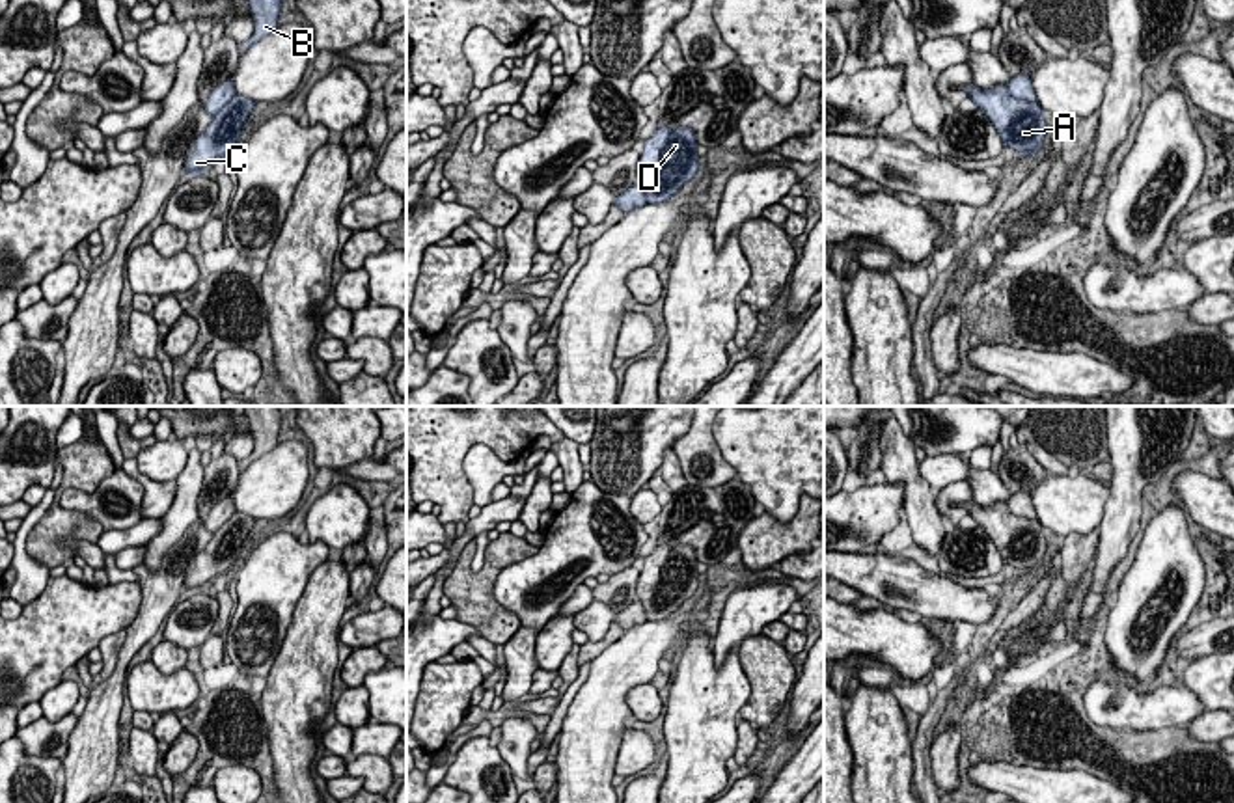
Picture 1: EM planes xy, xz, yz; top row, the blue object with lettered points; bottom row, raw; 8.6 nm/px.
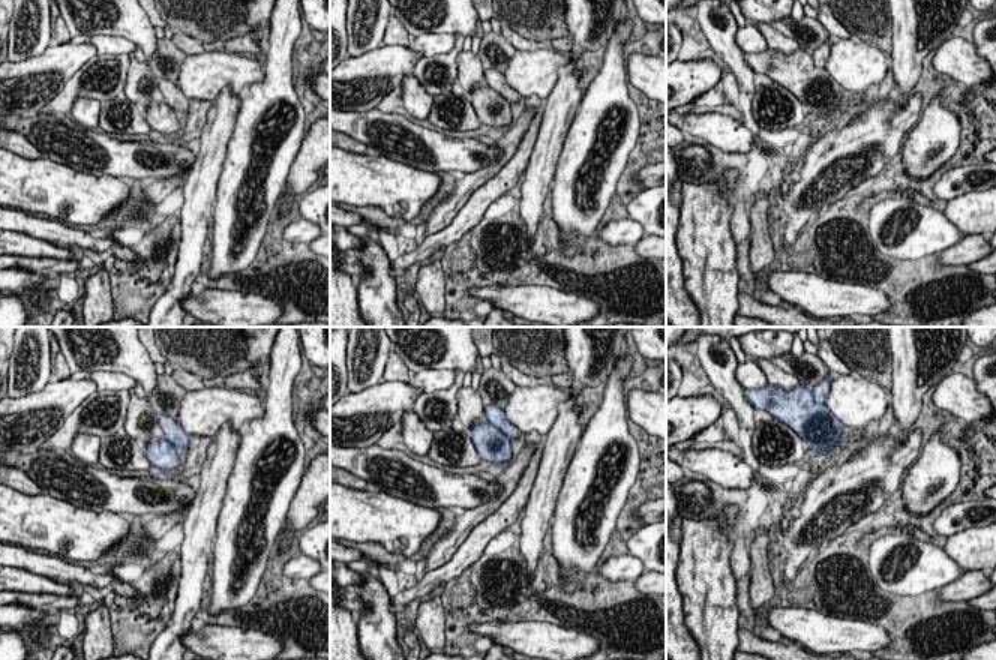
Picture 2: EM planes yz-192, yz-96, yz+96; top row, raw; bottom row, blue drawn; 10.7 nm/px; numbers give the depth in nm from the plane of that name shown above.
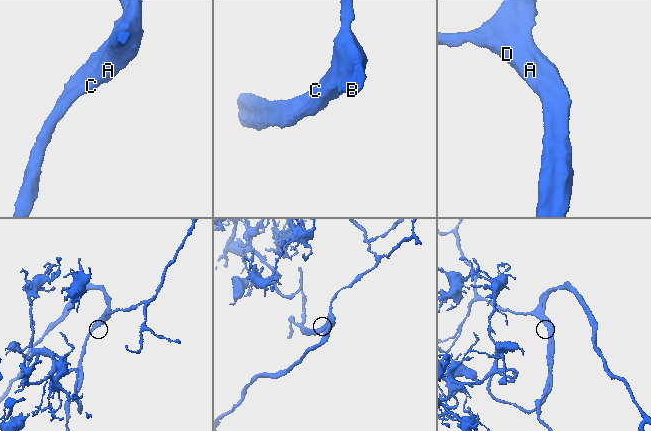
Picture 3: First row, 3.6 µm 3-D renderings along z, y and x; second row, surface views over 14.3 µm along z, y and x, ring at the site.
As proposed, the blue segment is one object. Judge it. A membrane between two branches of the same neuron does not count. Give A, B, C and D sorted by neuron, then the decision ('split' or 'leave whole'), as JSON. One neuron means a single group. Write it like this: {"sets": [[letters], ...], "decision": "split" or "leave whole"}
{"sets": [["A", "B", "C", "D"]], "decision": "leave whole"}

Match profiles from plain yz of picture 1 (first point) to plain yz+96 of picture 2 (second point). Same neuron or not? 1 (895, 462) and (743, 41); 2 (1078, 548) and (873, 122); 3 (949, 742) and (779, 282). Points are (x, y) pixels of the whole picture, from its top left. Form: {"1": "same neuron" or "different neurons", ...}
{"1": "different neurons", "2": "different neurons", "3": "different neurons"}

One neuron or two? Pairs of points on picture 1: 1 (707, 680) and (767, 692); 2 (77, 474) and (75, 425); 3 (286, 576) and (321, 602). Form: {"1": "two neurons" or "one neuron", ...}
{"1": "two neurons", "2": "two neurons", "3": "two neurons"}

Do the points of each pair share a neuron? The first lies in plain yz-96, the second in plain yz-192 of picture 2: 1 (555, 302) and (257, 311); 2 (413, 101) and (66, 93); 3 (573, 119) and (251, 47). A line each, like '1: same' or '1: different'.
1: same
2: different
3: different

